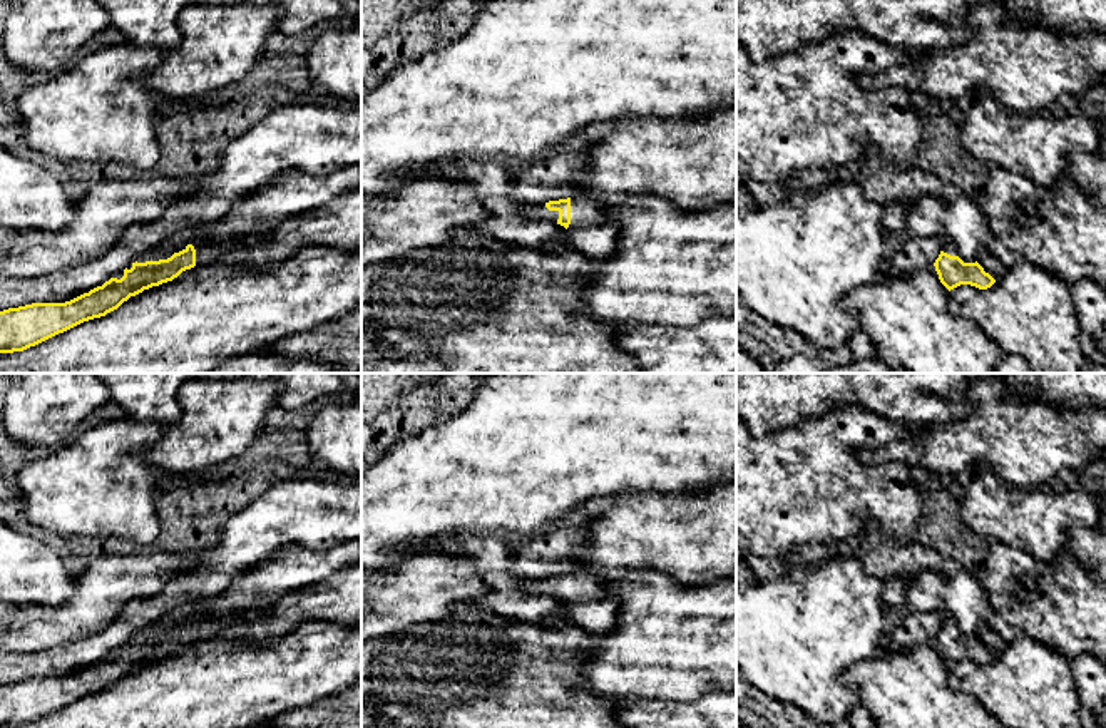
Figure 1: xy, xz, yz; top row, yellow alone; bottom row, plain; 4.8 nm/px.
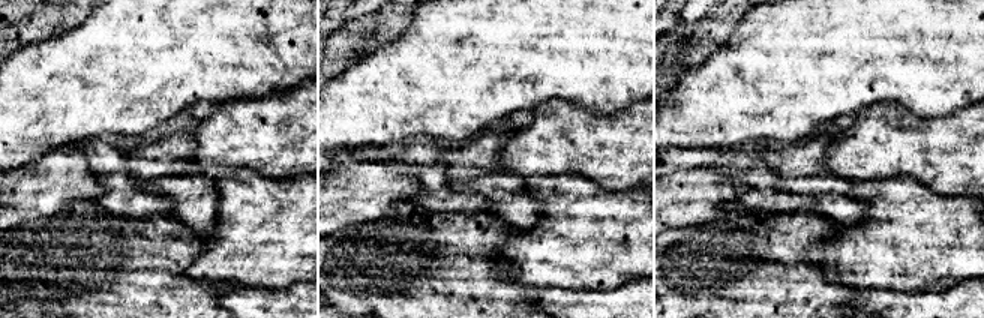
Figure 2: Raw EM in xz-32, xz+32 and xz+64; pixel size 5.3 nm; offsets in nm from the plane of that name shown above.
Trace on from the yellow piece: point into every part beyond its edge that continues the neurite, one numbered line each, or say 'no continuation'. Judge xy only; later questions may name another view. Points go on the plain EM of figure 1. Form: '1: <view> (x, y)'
1: xy (208, 625)

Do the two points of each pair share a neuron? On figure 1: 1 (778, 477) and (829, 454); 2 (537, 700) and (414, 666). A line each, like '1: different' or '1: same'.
1: same
2: same

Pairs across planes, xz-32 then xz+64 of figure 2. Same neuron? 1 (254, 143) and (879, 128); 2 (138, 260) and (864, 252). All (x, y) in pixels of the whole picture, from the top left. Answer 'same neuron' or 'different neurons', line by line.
1: same neuron
2: different neurons

